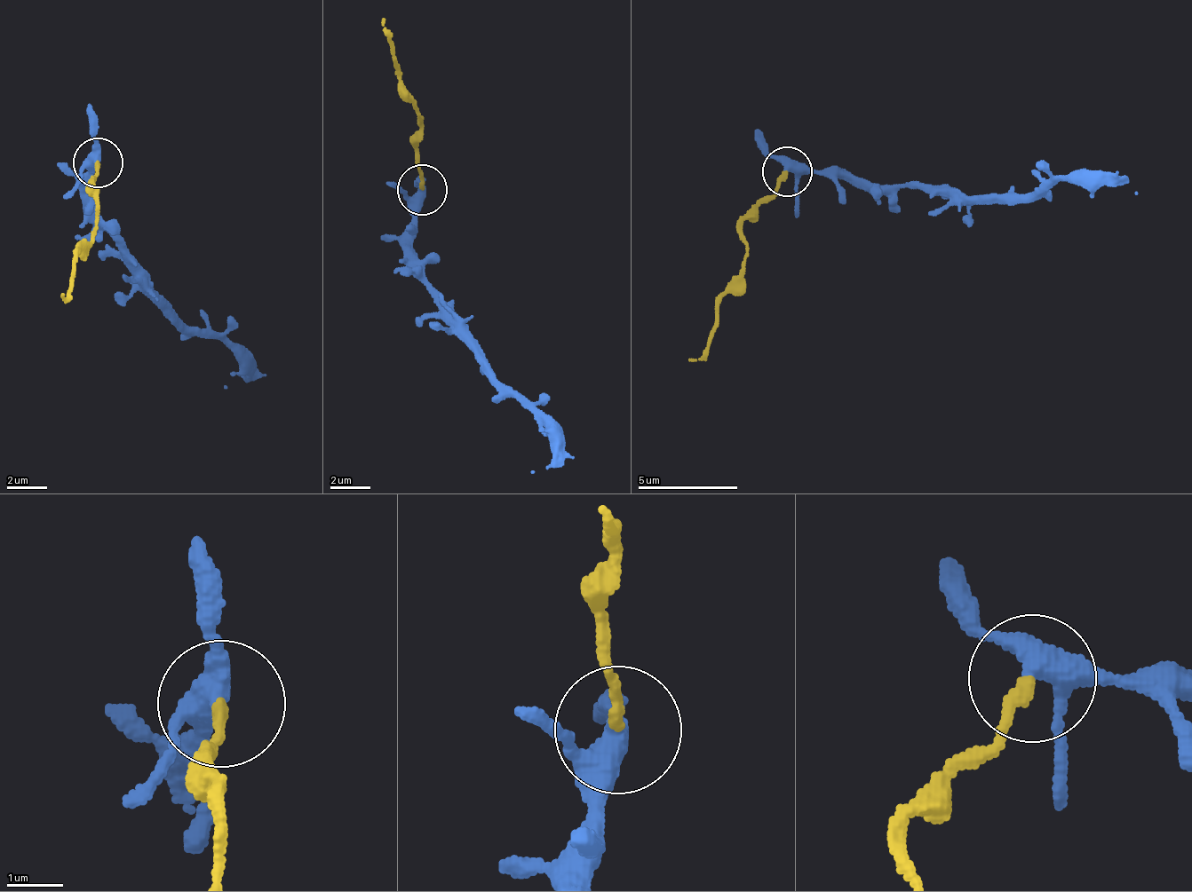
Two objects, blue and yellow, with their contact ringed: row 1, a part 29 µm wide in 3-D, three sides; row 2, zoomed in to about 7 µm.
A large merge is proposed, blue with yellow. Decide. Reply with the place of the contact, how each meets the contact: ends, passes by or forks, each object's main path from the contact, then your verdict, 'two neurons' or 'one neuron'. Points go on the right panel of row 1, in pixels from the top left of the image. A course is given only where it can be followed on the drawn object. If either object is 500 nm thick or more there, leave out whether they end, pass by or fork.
at (787, 171); blue forks there; yellow ends there; blue runs (785, 173), (836, 169), (978, 202), (1084, 173), (1124, 177), (1135, 194); yellow runs (785, 173), (741, 223), (746, 268), (717, 309), (711, 340), (687, 359); two neurons

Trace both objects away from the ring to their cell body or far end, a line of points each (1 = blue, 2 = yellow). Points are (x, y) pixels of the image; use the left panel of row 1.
1: (96, 162), (90, 201), (116, 247), (117, 256), (144, 295), (233, 349), (243, 364), (244, 374), (225, 388)
2: (96, 162), (95, 240), (74, 260), (74, 289), (62, 292)

